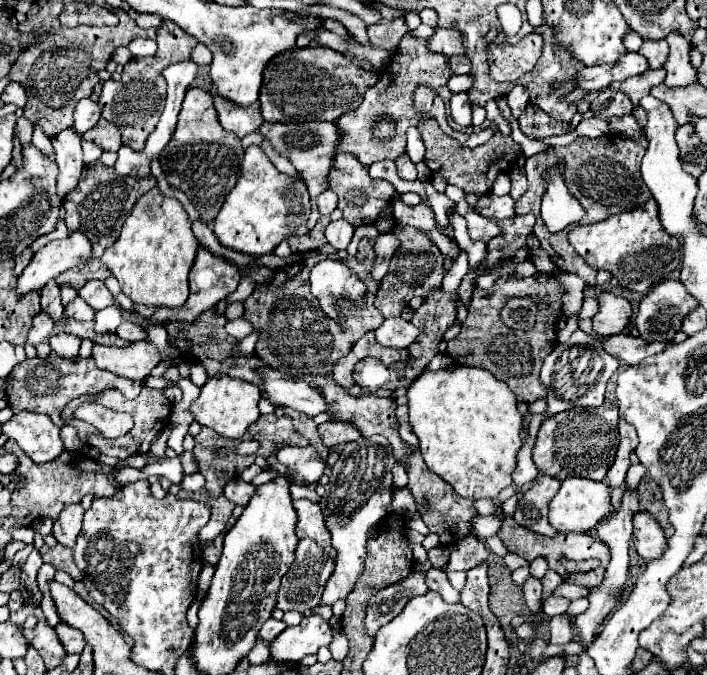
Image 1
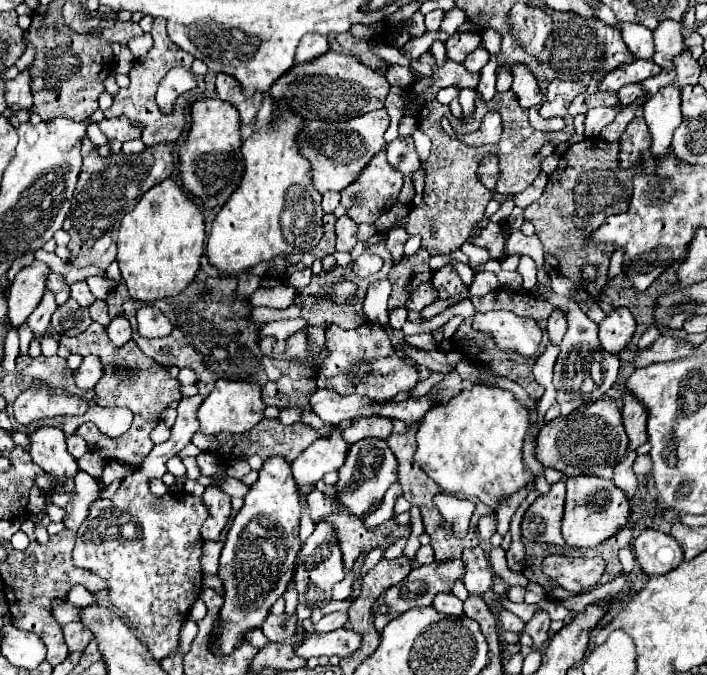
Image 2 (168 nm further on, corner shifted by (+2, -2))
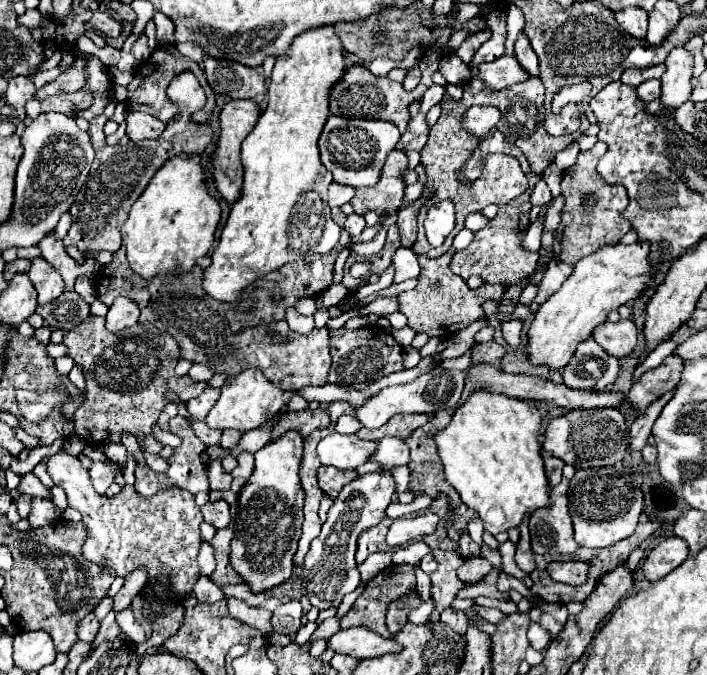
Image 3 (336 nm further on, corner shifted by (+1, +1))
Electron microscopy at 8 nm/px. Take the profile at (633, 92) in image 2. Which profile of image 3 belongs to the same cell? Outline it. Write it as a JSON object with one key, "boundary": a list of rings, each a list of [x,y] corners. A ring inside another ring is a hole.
{"boundary":[[[648,80],[642,82],[640,86],[636,86],[636,94],[642,102],[650,102],[656,100],[660,96],[660,80]]]}

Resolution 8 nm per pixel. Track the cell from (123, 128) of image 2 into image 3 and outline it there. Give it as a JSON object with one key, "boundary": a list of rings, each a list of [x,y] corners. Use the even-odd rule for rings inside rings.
{"boundary":[[[128,112],[126,116],[126,136],[132,142],[146,140],[146,138],[158,138],[164,132],[164,128],[166,128],[164,122],[144,112]]]}

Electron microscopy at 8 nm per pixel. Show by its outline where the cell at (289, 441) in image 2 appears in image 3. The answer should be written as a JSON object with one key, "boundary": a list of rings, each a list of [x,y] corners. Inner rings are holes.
{"boundary":[[[302,410],[302,412],[288,412],[282,414],[276,424],[272,426],[272,440],[280,438],[282,434],[286,434],[288,430],[296,430],[302,434],[302,438],[308,438],[308,434],[312,434],[312,430],[318,428],[328,428],[330,426],[330,418],[328,412],[324,410]]]}

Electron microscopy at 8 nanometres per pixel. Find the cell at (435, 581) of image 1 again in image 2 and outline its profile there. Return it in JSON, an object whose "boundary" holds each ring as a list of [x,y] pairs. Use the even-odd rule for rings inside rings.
{"boundary":[[[439,593],[433,601],[433,607],[439,613],[451,615],[451,617],[461,617],[463,615],[463,601],[457,599],[453,593]]]}

